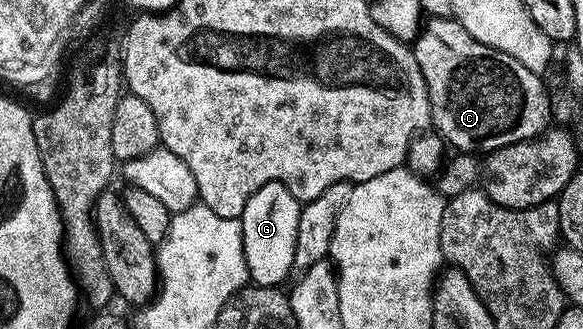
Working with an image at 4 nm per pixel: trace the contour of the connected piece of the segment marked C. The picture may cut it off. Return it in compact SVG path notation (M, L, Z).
M450 16L427 19L412 41L412 51L416 66L420 66L420 74L424 74L424 86L428 86L433 131L459 153L489 154L521 140L534 140L551 127L552 96L542 85L543 77L516 62L516 58L492 46L484 46L484 42L476 42L458 20Z

